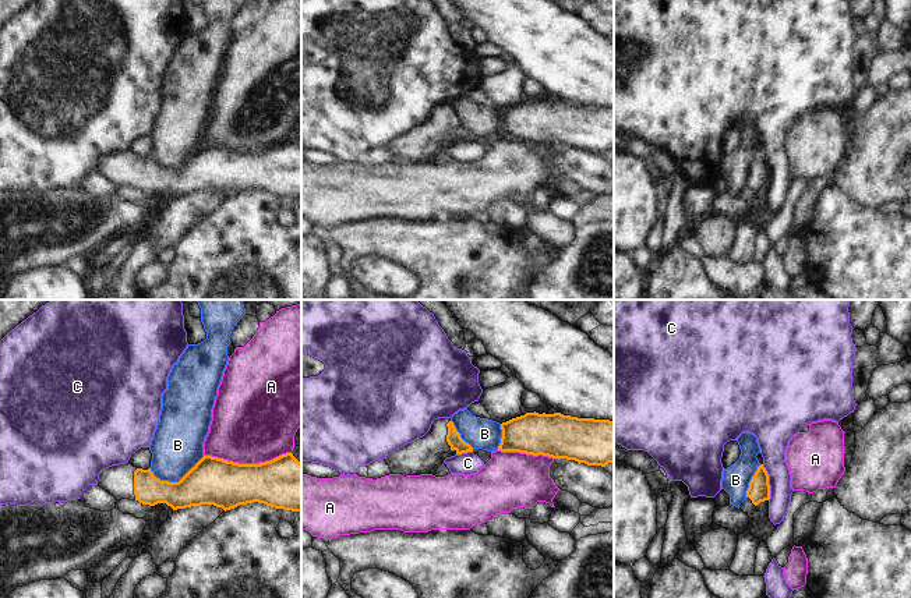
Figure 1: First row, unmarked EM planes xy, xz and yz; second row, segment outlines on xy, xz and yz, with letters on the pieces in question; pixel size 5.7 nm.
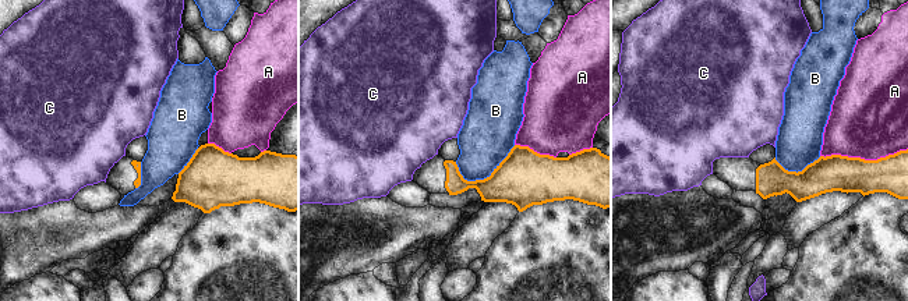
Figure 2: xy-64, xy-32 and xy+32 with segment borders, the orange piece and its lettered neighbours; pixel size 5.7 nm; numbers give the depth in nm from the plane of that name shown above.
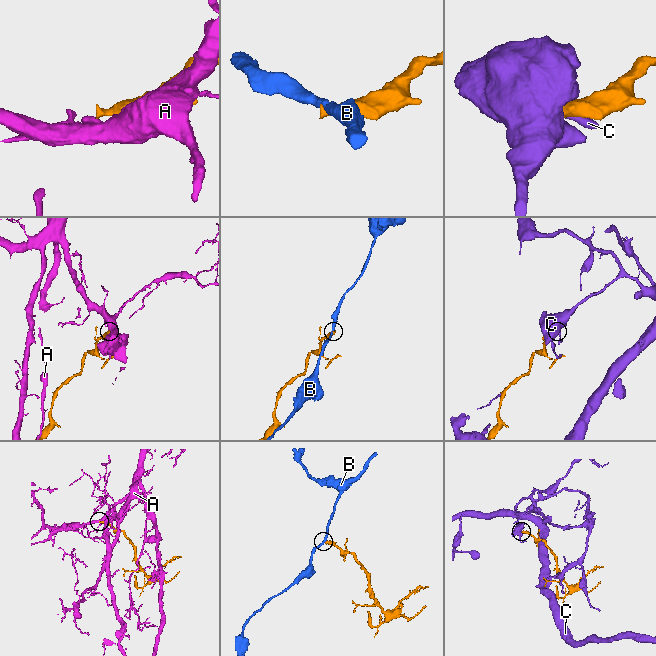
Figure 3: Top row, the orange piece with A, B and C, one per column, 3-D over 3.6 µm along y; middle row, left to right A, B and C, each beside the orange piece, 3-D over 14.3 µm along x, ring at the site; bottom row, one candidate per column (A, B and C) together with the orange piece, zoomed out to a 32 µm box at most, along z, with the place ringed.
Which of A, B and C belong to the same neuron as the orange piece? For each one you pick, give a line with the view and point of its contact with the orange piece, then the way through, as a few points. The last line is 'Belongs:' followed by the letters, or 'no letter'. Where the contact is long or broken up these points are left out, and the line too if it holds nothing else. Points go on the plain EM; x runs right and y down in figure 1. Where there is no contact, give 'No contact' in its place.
Belongs: no letter

